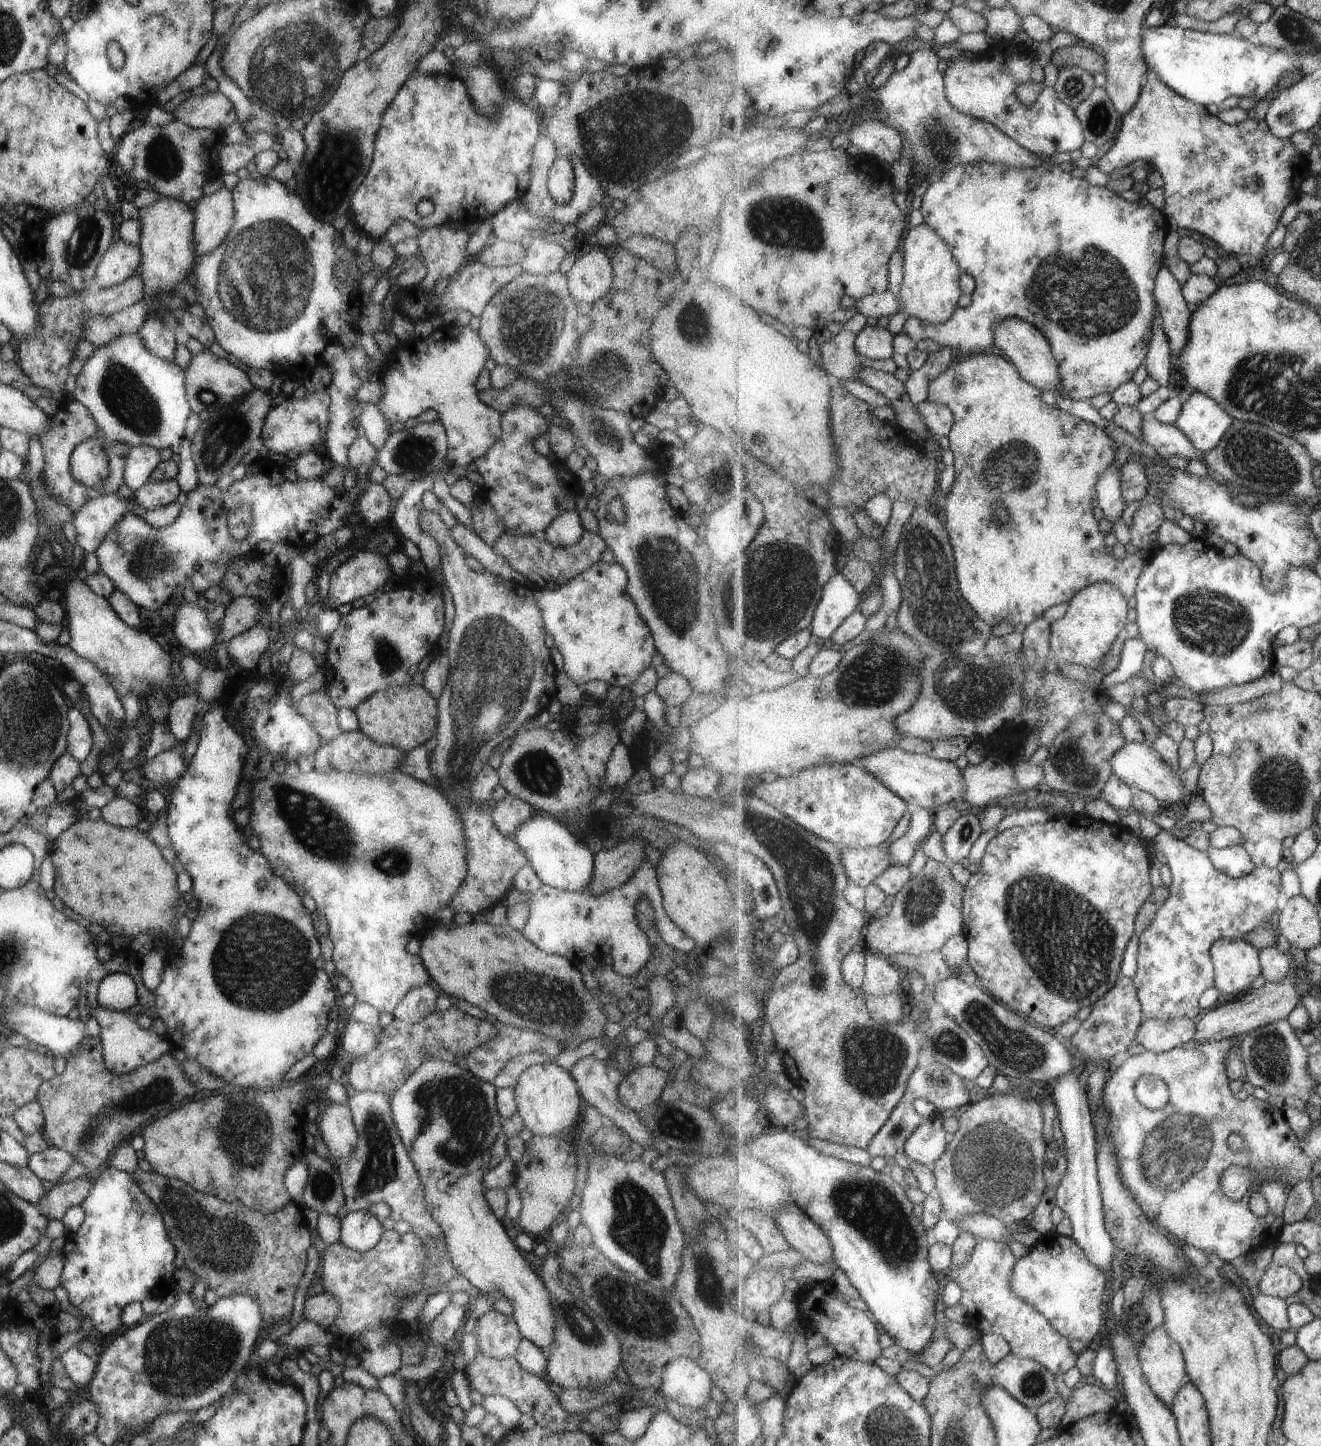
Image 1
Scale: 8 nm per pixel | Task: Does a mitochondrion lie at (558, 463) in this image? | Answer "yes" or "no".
no

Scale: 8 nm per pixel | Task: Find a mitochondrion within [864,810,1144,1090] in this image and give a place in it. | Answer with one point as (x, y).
(1069, 943)

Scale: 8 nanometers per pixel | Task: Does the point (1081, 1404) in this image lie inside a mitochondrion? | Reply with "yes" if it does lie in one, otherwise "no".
no

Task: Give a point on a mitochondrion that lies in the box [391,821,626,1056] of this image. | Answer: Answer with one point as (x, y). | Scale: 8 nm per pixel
(538, 999)

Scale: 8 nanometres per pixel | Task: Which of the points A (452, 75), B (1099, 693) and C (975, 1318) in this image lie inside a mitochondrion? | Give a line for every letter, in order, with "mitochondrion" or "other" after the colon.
A: other
B: other
C: other

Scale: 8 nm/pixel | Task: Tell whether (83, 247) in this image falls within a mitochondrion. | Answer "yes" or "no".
yes

